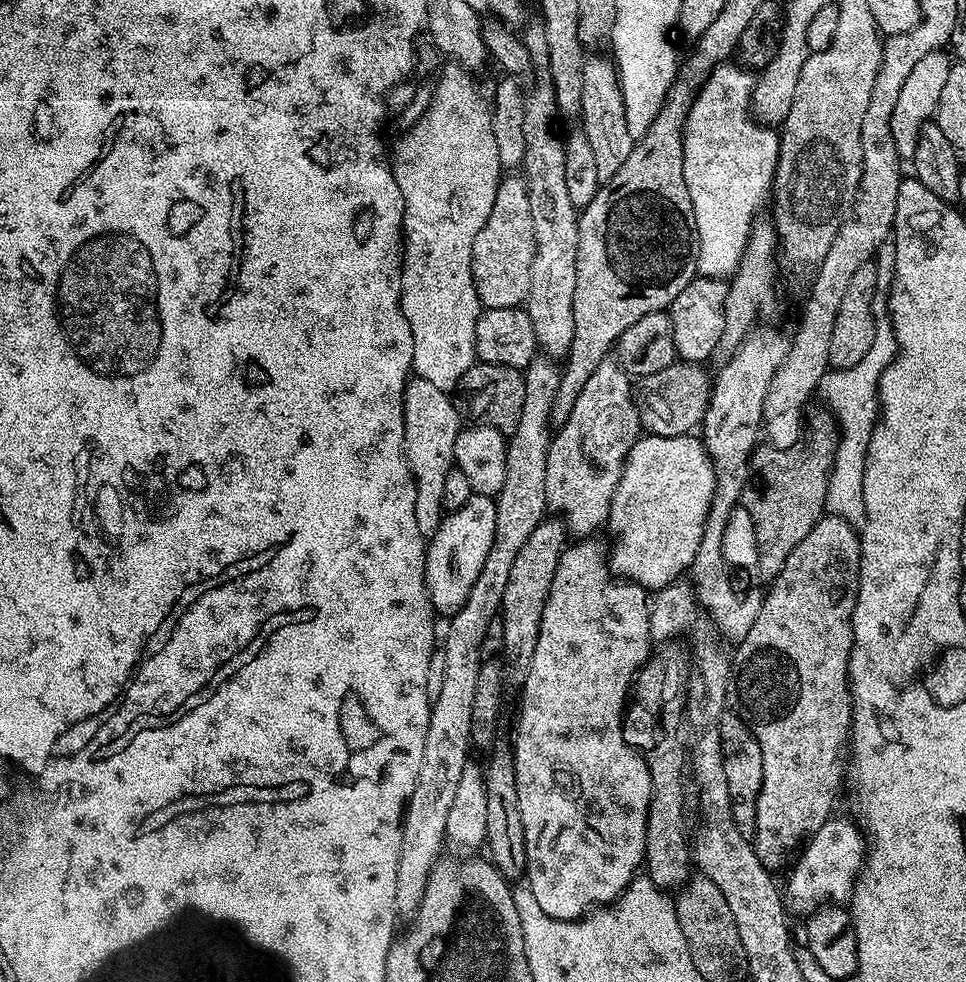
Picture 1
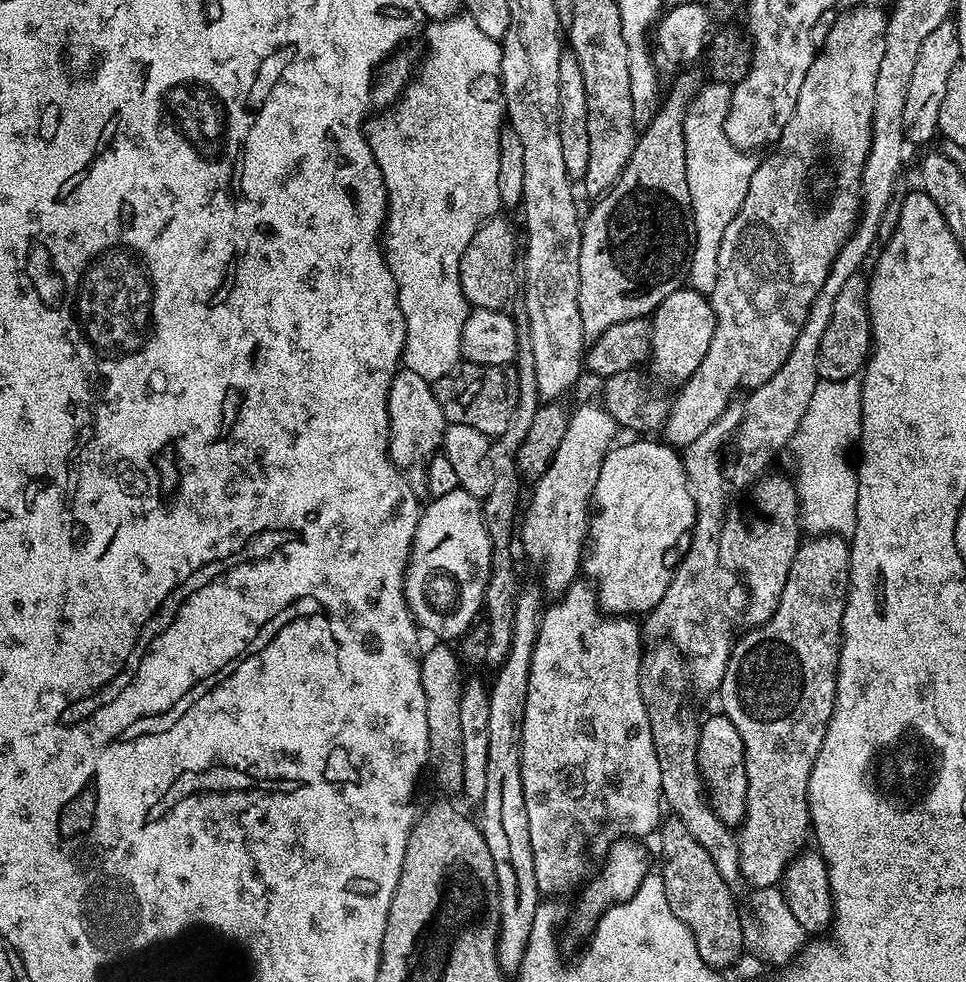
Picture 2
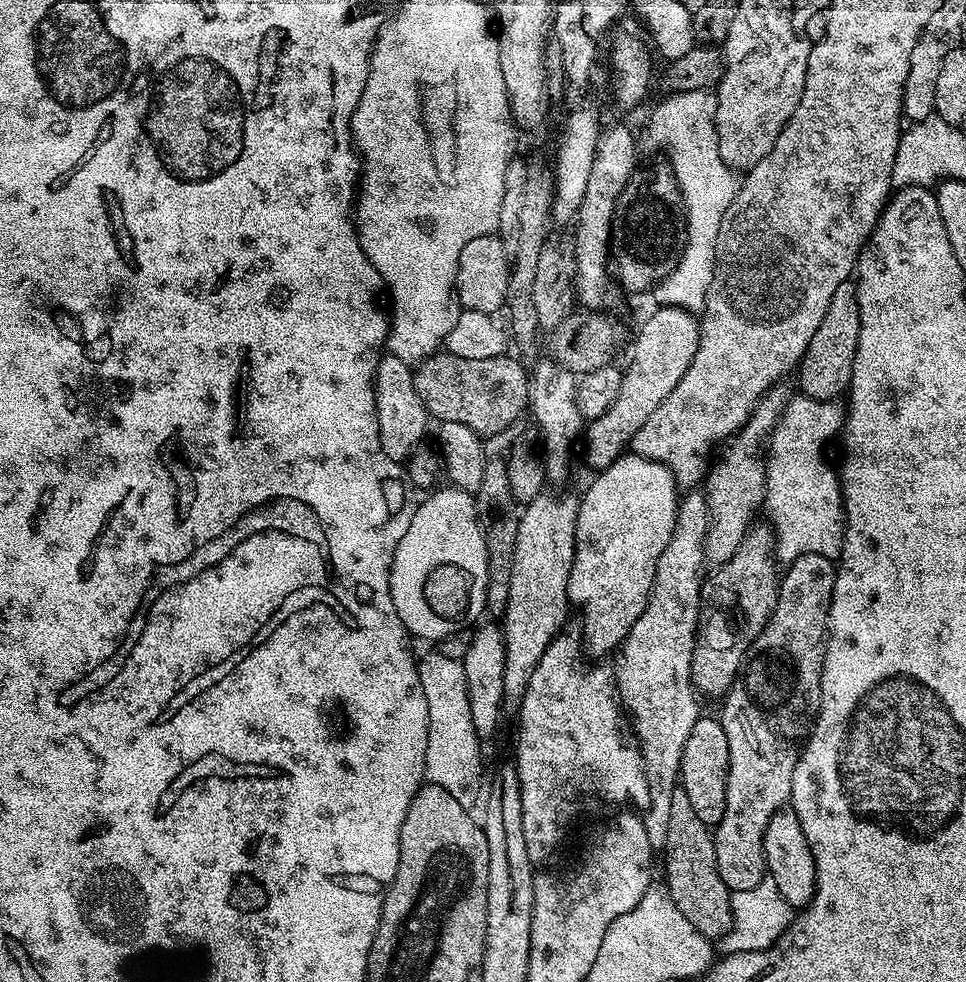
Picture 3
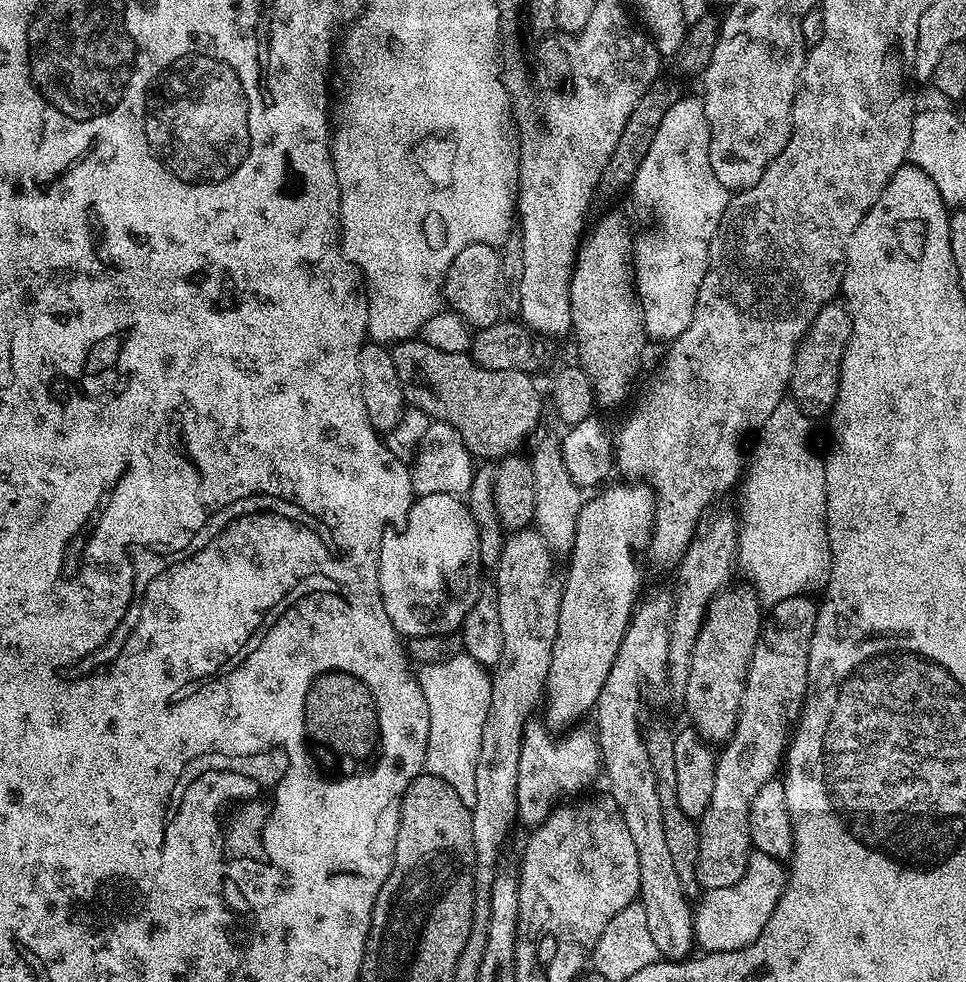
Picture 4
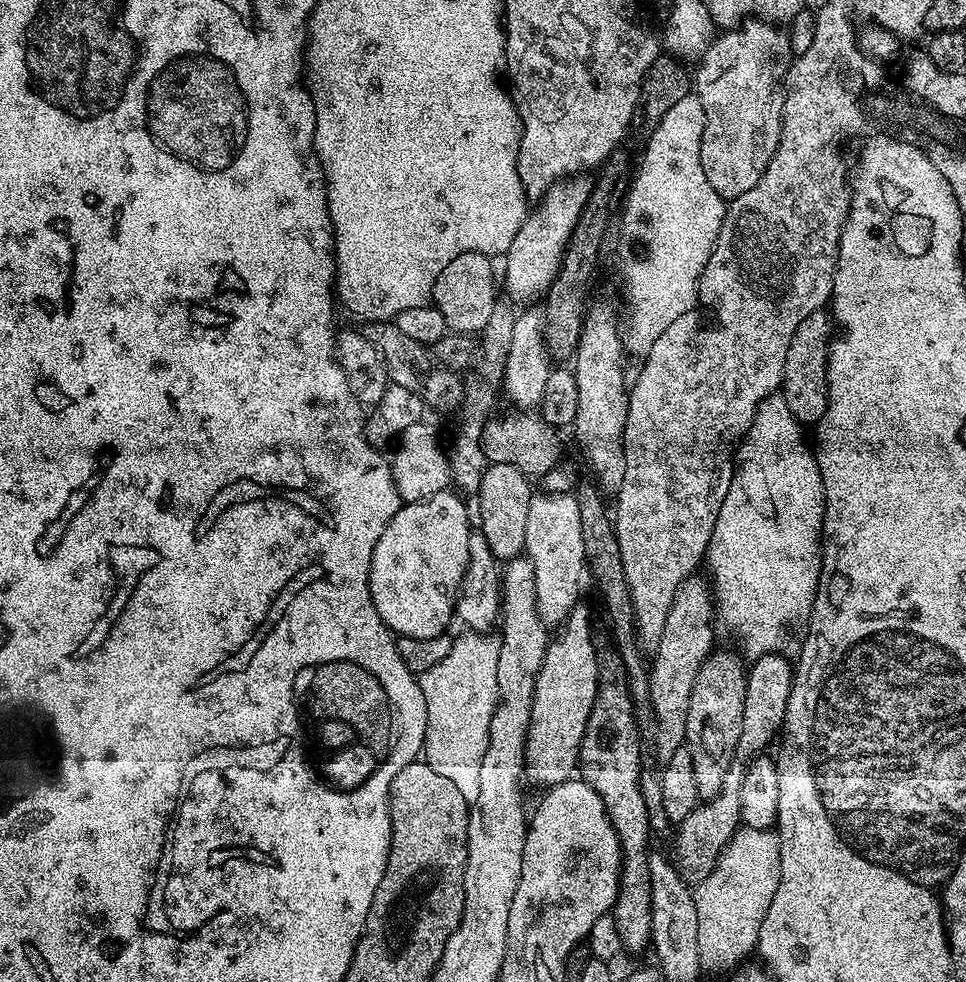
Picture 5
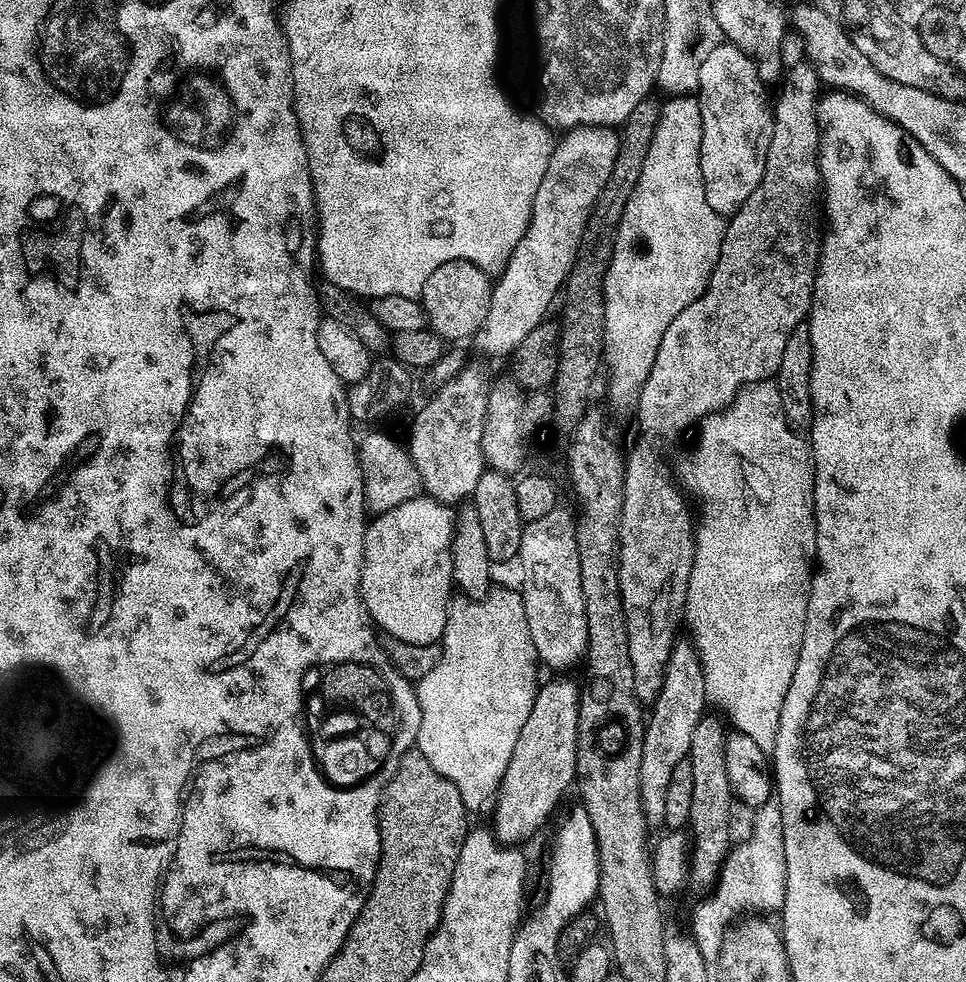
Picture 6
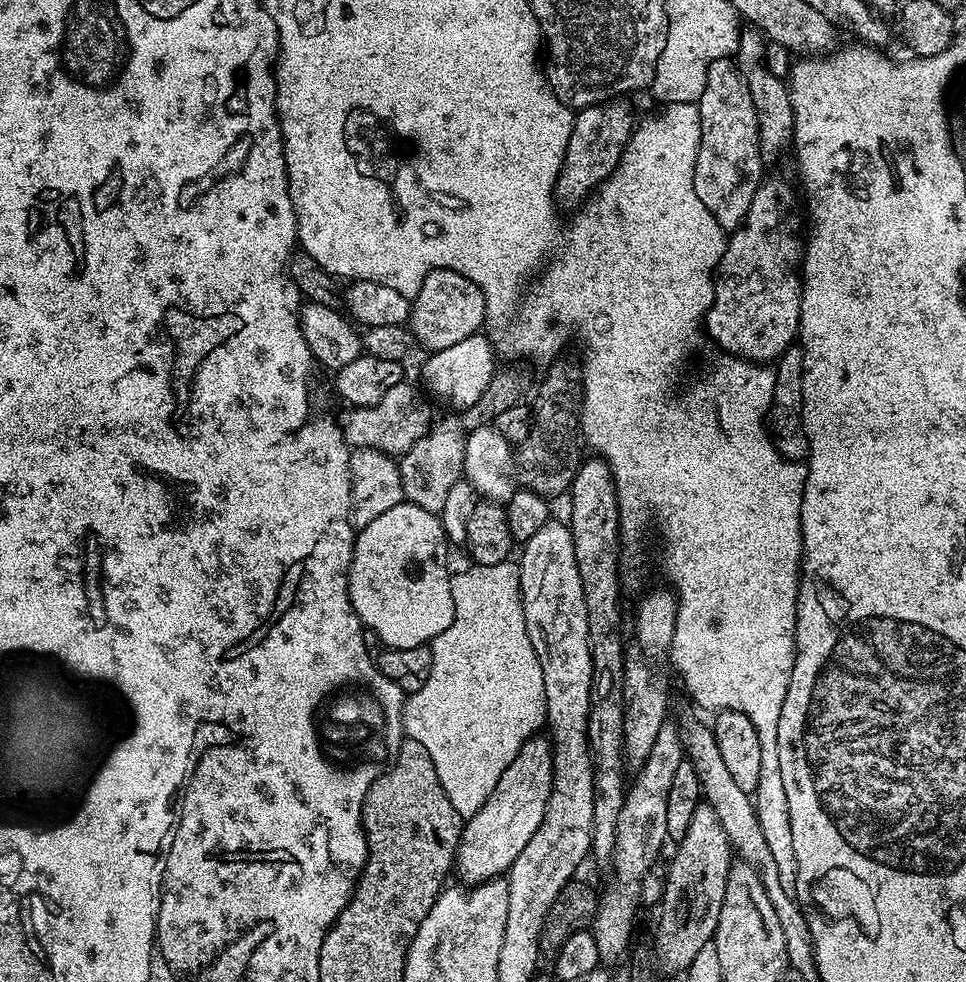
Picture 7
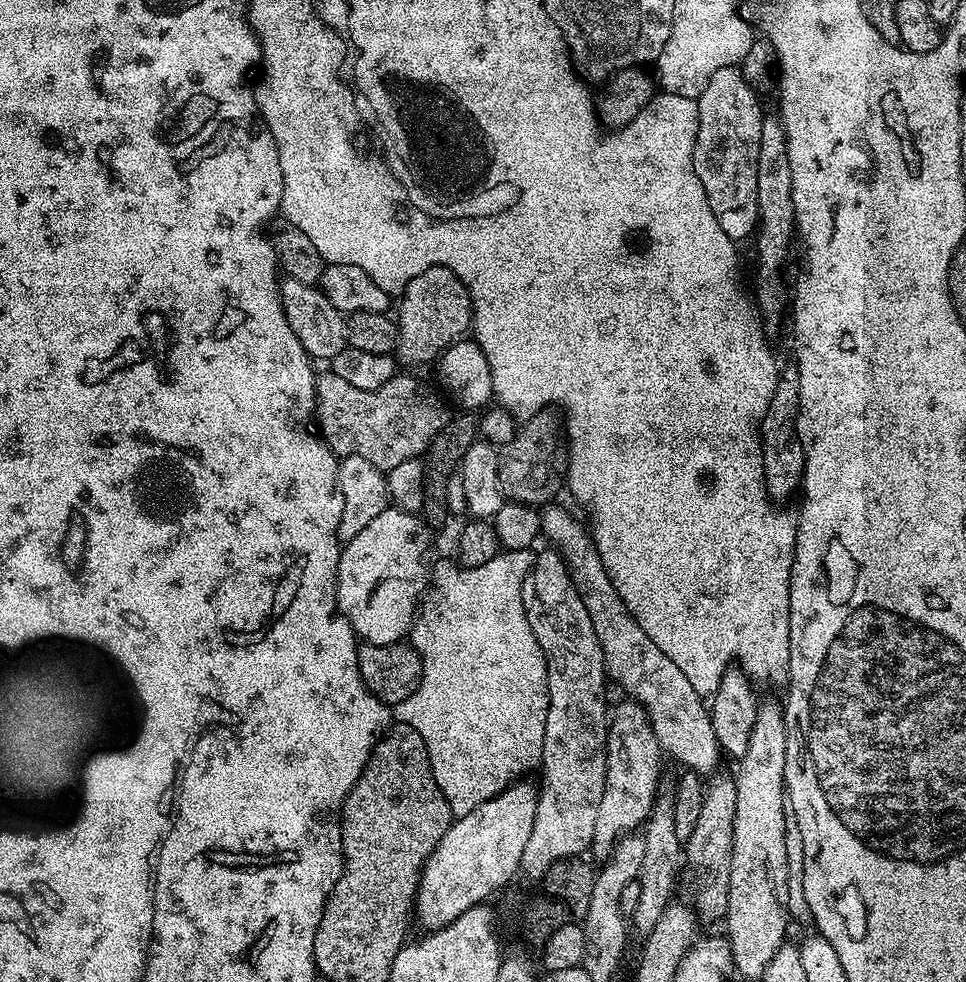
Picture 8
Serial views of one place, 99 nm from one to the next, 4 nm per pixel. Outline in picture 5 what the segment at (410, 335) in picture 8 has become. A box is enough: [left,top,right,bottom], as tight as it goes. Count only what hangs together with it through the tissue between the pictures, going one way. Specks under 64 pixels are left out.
[431,252,498,334]

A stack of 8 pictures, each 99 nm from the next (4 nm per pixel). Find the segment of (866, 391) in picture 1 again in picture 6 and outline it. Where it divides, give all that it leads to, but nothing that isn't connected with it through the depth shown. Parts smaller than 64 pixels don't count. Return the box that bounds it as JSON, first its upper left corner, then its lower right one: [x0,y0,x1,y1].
[674,379,816,754]

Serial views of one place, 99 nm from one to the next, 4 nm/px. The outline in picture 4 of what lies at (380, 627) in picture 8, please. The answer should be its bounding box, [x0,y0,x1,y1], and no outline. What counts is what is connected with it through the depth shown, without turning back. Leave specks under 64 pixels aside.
[380,496,480,638]

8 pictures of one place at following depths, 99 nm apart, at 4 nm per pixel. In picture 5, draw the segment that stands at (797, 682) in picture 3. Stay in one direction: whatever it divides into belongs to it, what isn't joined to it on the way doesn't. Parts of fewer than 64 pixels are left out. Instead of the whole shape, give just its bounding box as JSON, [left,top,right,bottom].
[671,652,794,886]

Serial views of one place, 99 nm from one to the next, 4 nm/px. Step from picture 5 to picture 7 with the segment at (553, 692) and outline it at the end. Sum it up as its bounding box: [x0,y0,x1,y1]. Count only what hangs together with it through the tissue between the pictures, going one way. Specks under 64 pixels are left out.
[455,735,554,885]

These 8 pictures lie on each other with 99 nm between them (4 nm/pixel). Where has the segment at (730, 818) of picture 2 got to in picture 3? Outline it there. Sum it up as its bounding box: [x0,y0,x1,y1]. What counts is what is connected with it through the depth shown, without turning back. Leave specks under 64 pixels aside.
[679,715,730,826]

